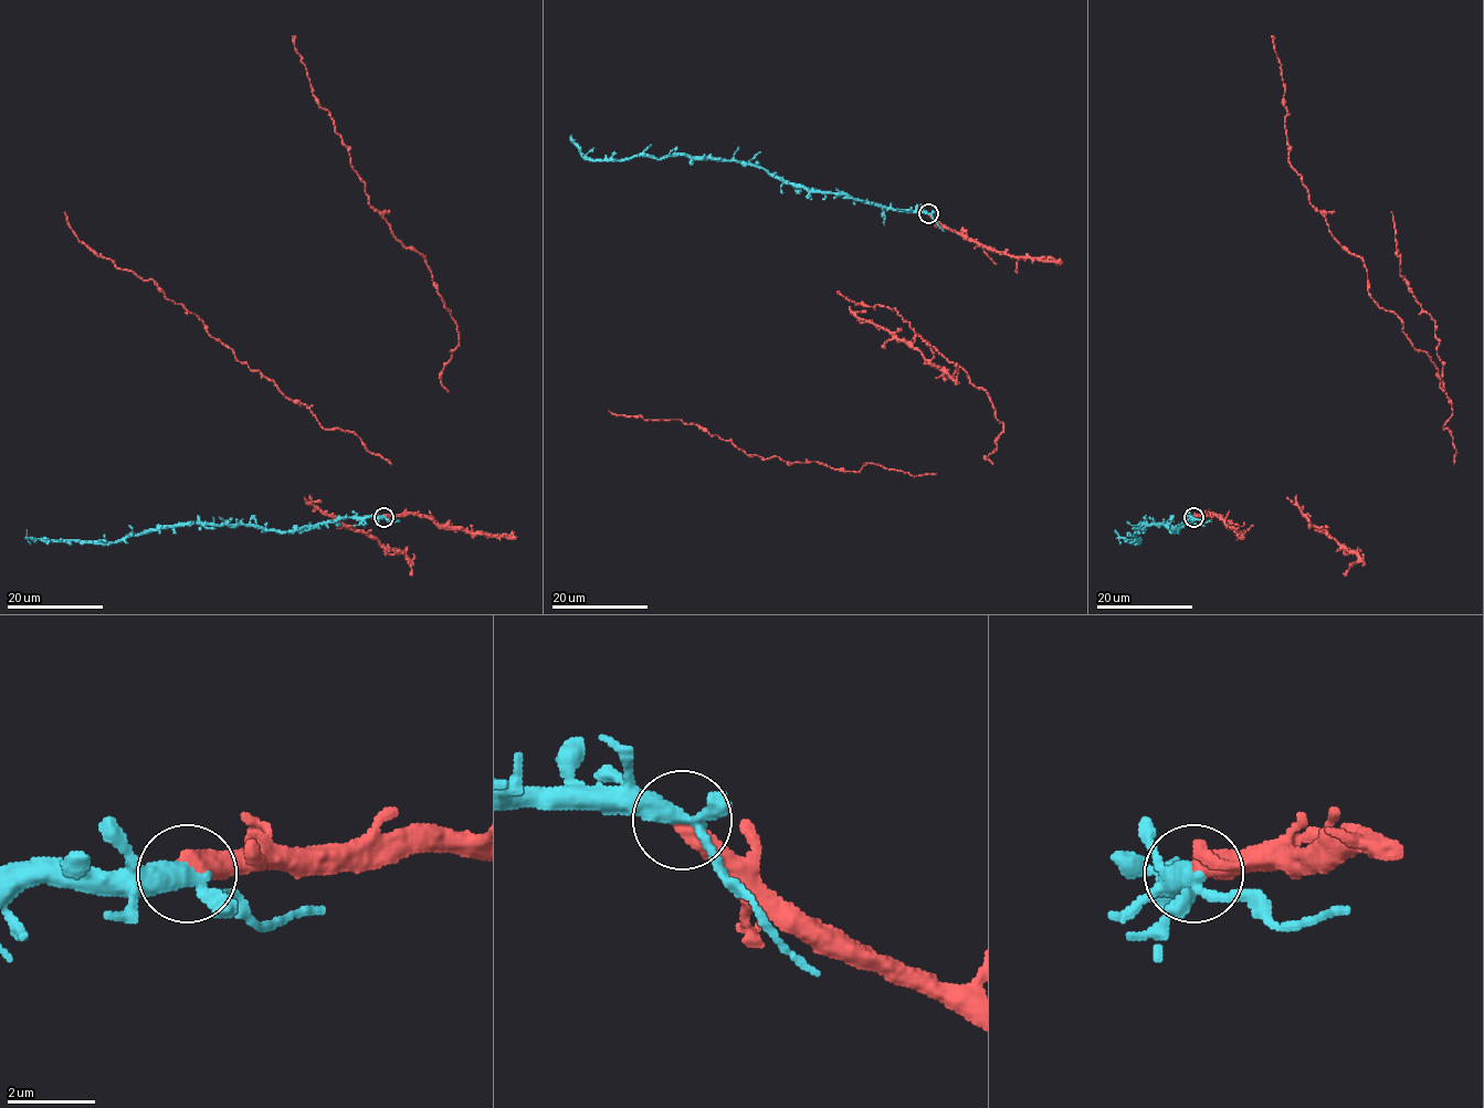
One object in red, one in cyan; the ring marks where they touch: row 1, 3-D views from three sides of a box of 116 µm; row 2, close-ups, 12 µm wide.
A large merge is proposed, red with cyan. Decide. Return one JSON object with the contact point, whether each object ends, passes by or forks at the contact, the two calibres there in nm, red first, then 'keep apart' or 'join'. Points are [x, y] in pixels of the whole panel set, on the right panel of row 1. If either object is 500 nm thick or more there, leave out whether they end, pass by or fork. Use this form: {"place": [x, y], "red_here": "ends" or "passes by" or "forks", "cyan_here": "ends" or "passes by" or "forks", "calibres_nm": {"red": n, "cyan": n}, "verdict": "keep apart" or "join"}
{"place": [1193, 517], "calibres_nm": {"red": 500, "cyan": 320}, "verdict": "join"}

